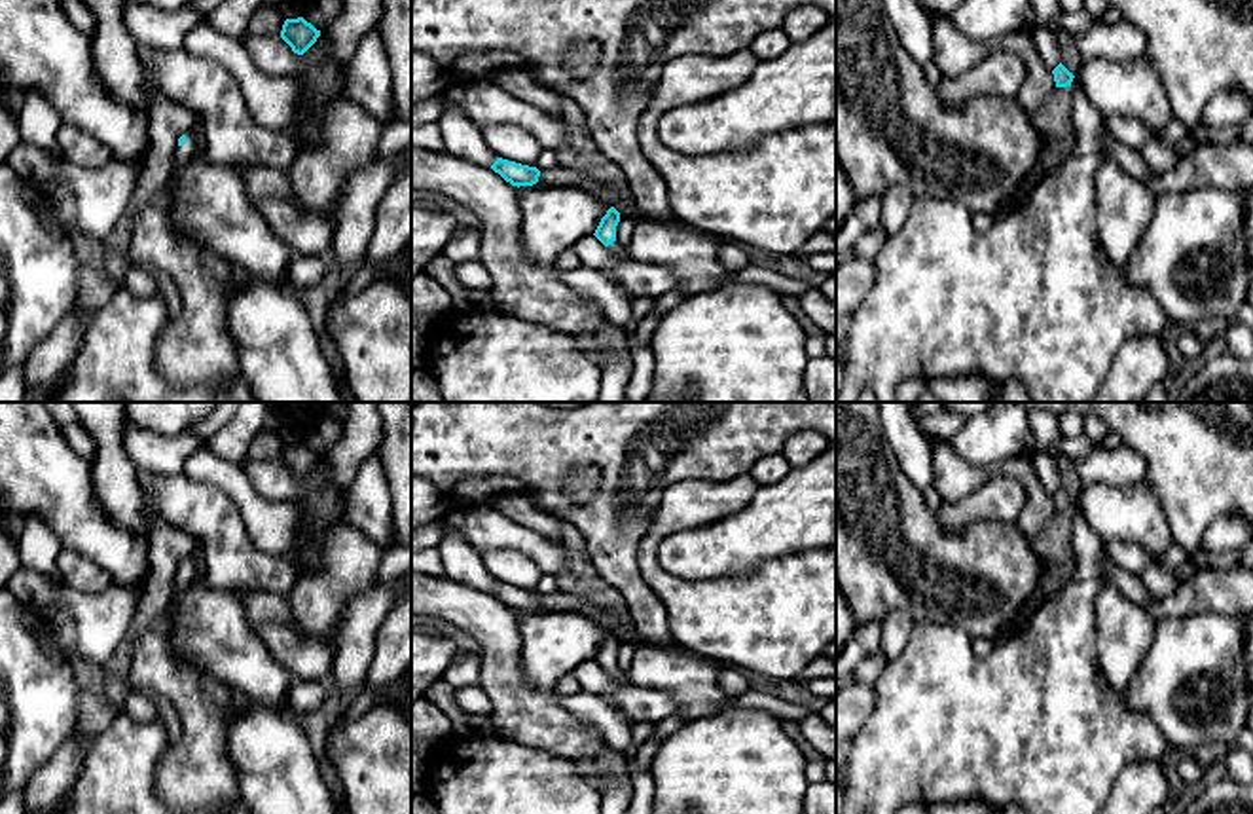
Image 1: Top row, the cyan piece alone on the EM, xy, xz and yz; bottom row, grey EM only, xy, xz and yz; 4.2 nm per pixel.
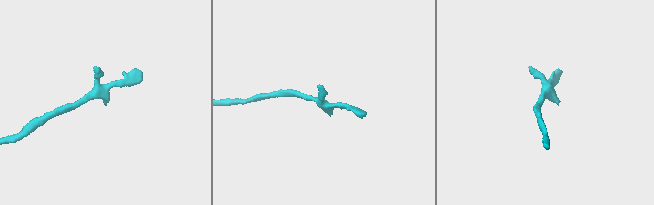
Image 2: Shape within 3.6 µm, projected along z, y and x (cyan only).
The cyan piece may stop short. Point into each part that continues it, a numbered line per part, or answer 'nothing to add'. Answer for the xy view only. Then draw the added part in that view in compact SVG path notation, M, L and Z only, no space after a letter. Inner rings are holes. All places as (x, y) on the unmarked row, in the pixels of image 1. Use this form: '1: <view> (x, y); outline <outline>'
1: xy (186, 577); outline M186 560L186 567L176 573L176 586L190 588L190 586L193 586L195 577L197 577L195 564L191 560Z

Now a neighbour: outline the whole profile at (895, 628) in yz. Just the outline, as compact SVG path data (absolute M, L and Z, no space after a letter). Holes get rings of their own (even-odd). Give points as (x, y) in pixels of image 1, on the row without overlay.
M900 609L891 611L881 620L880 651L887 657L887 660L895 660L904 653L910 643L914 622L916 620Z

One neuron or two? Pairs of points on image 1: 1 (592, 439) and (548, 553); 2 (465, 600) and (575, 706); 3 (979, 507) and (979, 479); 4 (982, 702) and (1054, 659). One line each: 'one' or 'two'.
1: two
2: two
3: two
4: one

